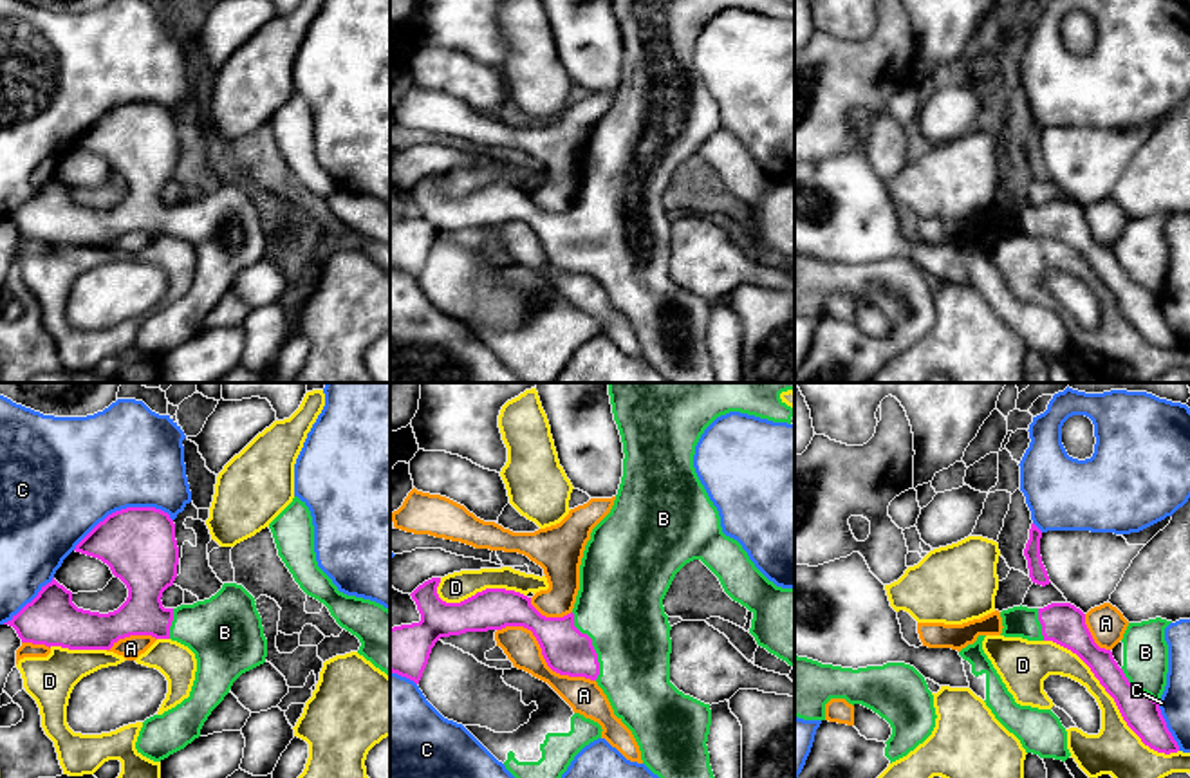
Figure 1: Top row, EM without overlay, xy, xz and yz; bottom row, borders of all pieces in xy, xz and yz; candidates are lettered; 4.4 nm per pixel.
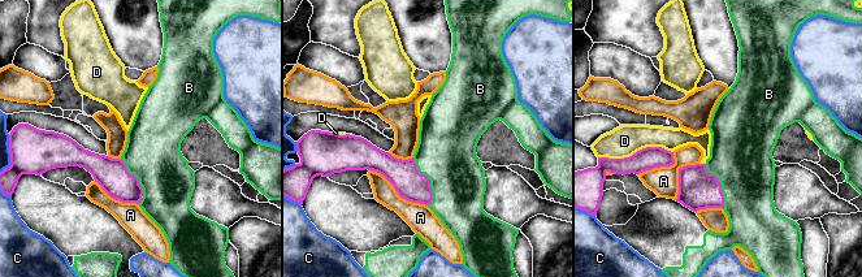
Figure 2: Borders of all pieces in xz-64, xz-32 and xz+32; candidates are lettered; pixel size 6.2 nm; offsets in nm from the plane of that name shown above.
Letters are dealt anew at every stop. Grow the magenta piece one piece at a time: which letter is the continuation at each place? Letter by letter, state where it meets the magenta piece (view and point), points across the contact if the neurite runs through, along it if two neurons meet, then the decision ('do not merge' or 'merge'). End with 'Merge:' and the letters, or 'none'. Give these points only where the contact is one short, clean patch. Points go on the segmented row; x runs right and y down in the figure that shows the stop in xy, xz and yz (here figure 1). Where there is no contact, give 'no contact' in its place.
A: contact xz (542, 654); do not merge
B: contact xz (591, 645); merge
C: contact xy (121, 509); do not merge
D: contact yz (1115, 701); do not merge
Merge: B

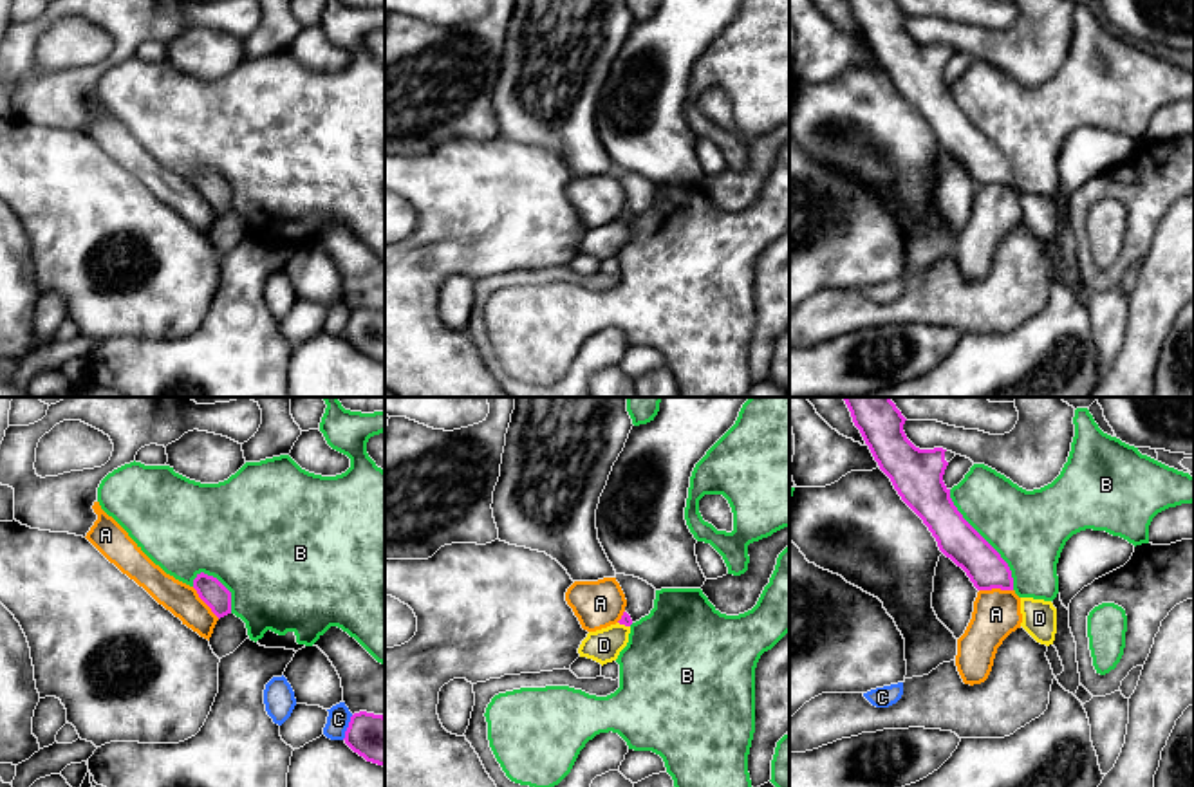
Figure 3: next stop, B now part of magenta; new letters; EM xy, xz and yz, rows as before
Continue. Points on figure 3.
A: contact yz (996, 587); border yz (1012, 589), (979, 591); do not merge
B: contact yz (985, 540); do not merge
C: contact xy (347, 728); do not merge
D: contact xz (624, 623); border xz (618, 621), (629, 627); do not merge
Merge: none

